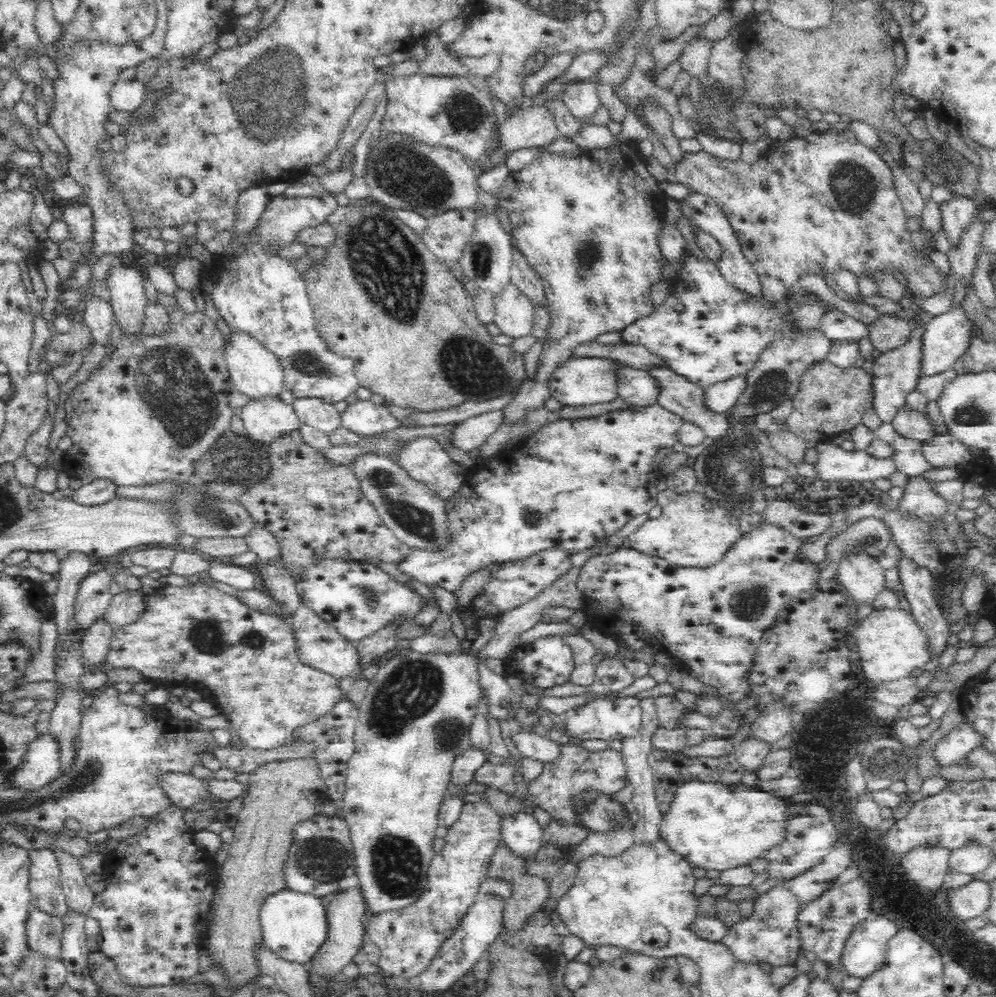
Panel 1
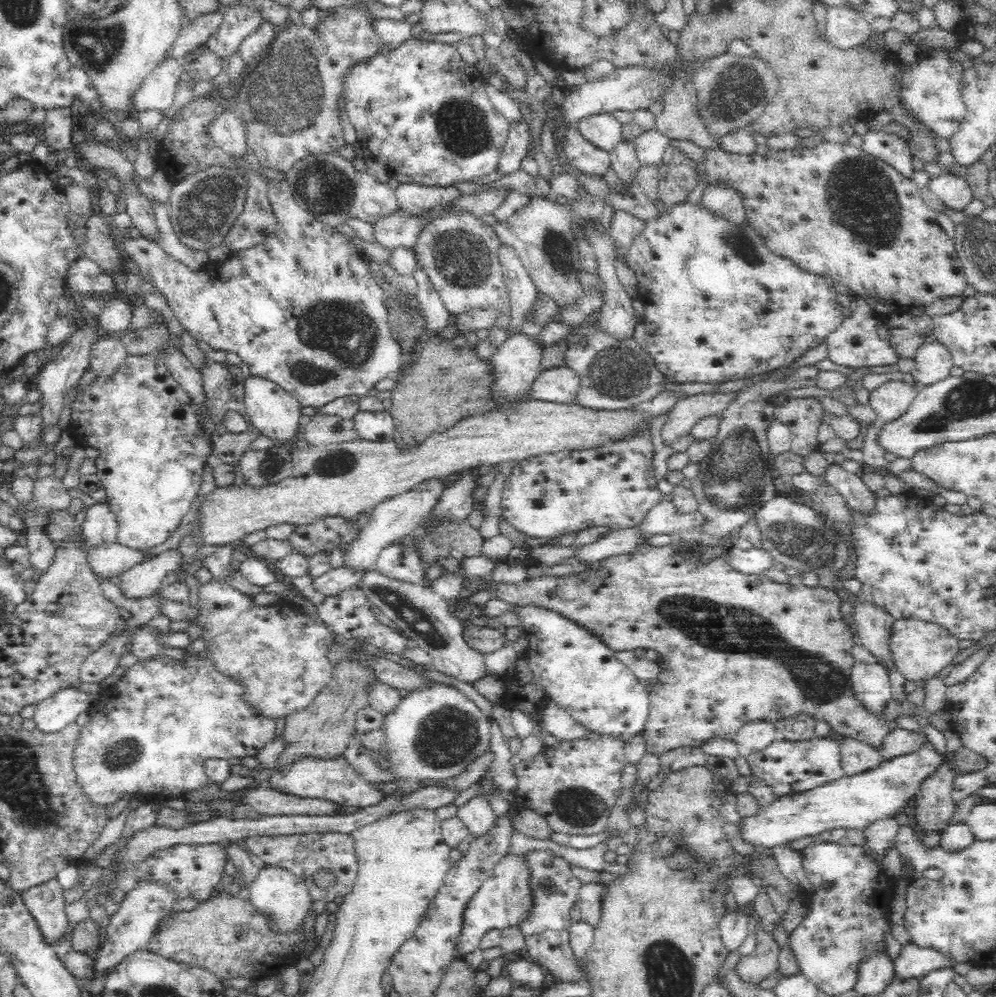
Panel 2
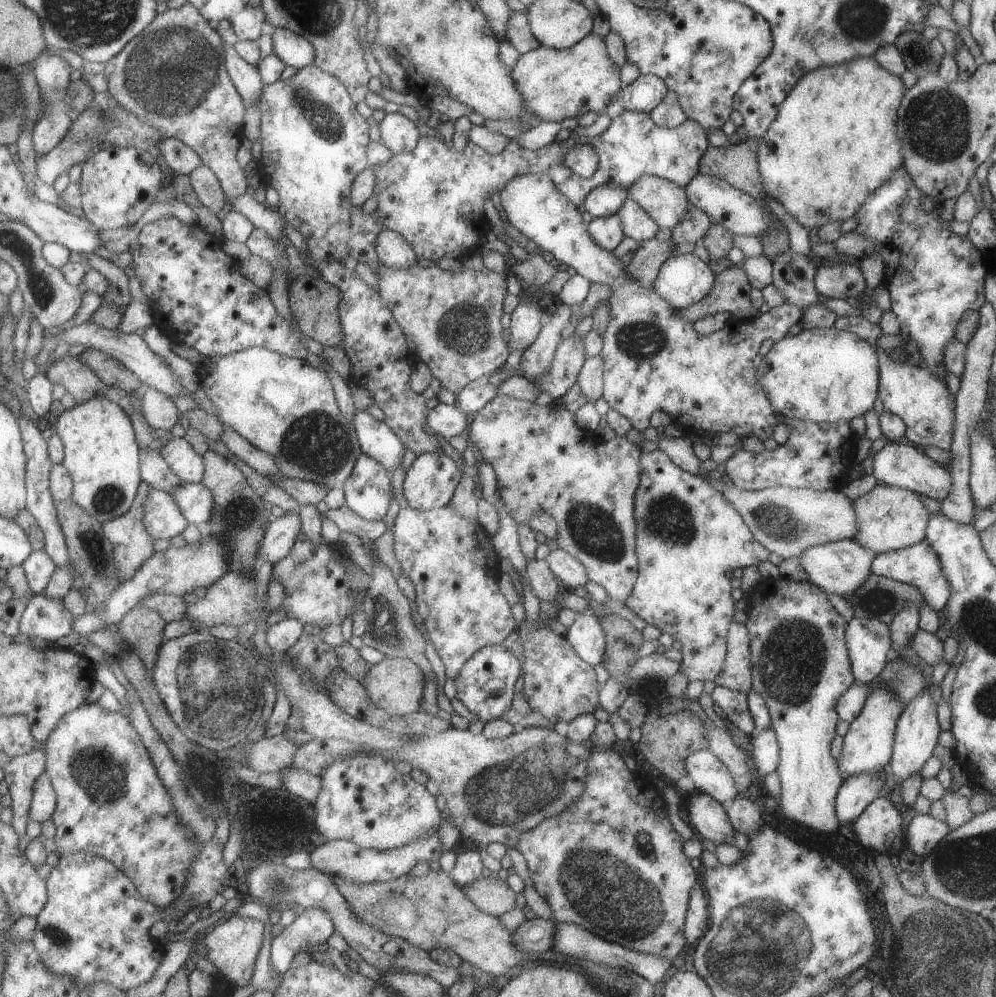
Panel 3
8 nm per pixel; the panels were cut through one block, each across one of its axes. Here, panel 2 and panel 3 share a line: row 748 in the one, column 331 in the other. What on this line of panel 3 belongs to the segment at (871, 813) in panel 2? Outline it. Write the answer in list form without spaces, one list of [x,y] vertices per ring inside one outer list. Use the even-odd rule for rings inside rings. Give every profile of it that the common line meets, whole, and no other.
[[[325,908],[305,909],[291,926],[285,927],[284,932],[273,939],[273,970],[284,976],[301,950],[320,949],[333,934],[337,934],[337,928],[329,911]]]

